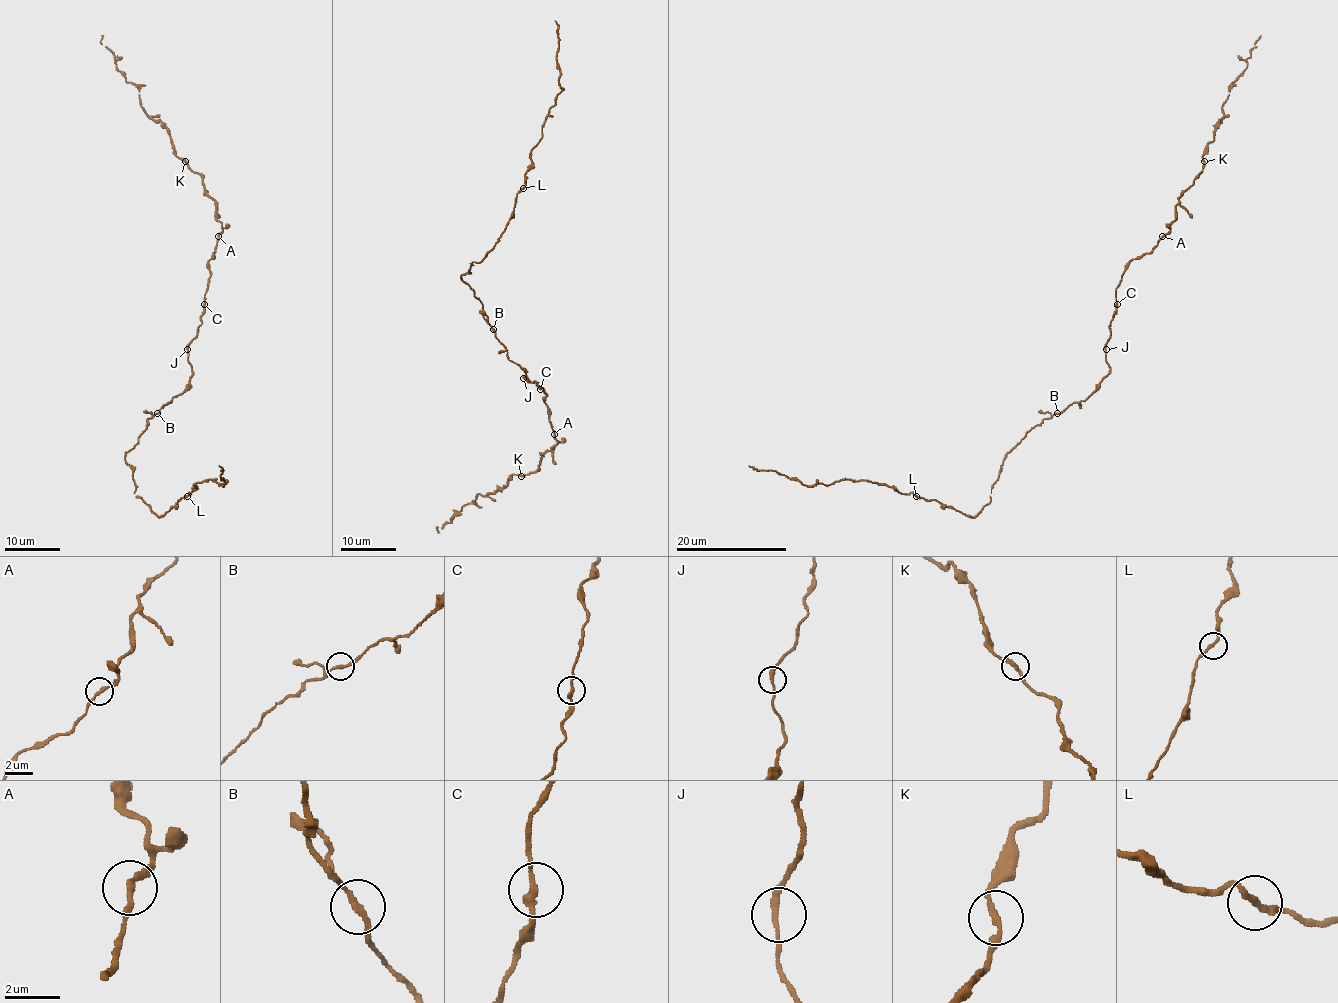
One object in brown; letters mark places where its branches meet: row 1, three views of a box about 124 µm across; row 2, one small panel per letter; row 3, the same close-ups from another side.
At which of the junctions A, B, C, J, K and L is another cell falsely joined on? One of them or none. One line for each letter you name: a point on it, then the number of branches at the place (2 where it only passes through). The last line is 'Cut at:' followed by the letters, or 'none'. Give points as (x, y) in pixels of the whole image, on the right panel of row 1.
Cut at: none

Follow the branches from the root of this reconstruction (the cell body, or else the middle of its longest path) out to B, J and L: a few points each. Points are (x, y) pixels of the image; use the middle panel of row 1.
B: (519, 367), (508, 358), (505, 347), (493, 329)
J: (519, 367), (528, 382), (523, 378)
L: (519, 367), (508, 358), (505, 347), (483, 317), (483, 304), (461, 275), (494, 246), (523, 188)

